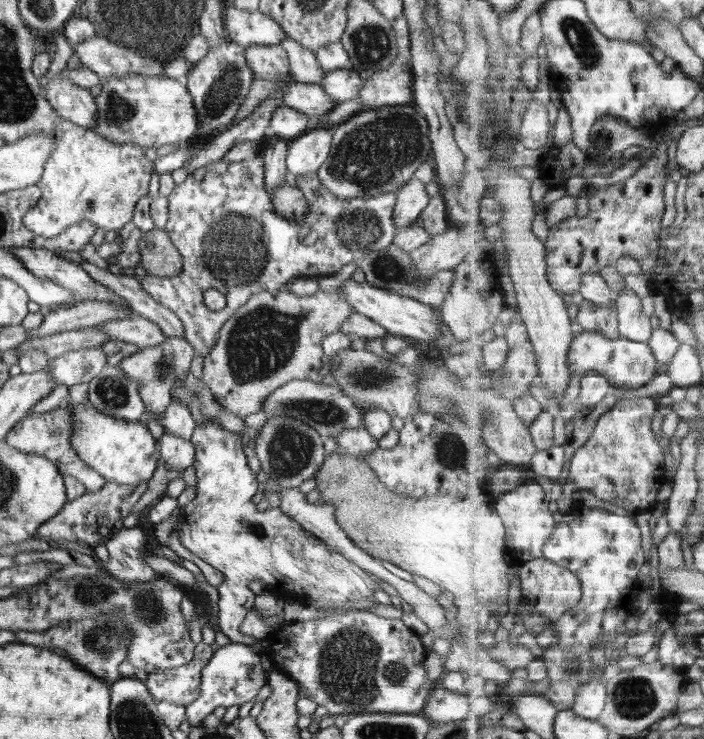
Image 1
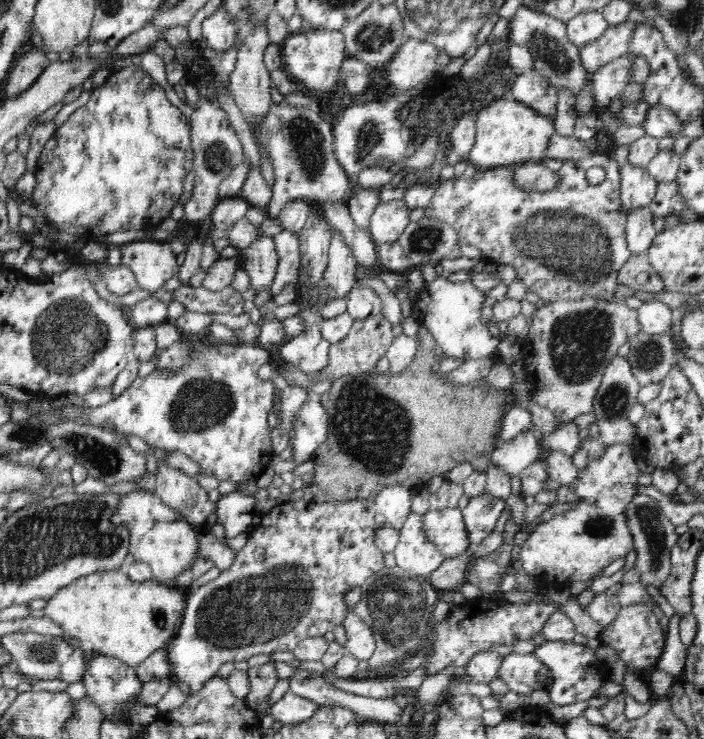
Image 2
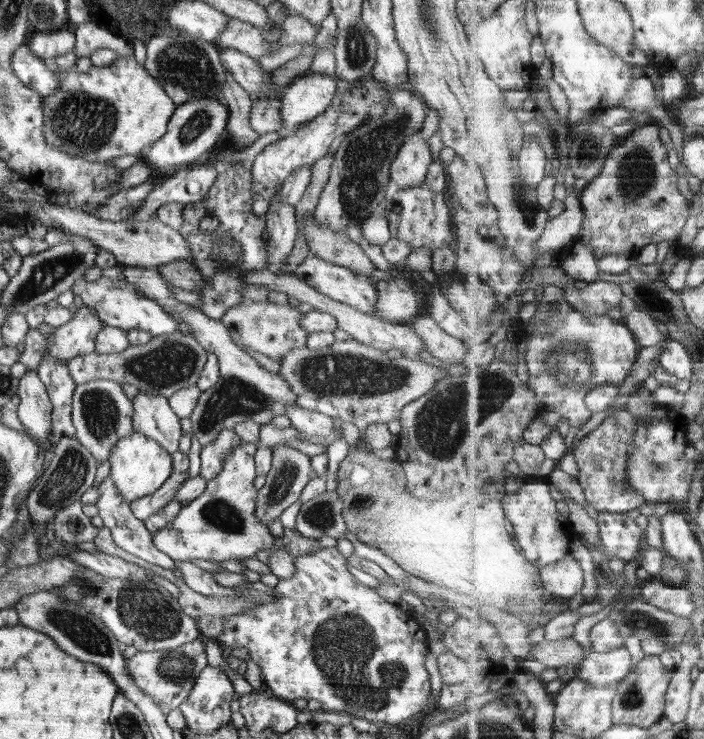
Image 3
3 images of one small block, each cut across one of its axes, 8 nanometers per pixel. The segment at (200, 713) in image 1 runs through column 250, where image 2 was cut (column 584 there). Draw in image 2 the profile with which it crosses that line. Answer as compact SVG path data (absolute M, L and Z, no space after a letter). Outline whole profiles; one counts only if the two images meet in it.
M545 641L536 645L533 655L538 657L551 672L554 682L548 687L552 704L574 704L574 702L588 701L591 696L598 694L598 689L603 682L607 682L606 674L609 664L598 661L594 655L595 649L588 645L576 644L572 641Z

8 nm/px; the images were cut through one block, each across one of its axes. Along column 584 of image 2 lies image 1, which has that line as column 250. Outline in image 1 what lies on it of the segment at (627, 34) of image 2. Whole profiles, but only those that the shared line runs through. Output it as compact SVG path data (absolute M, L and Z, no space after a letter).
M250 45L245 47L245 57L253 74L264 80L281 80L284 75L290 74L289 60L286 51L280 45Z

